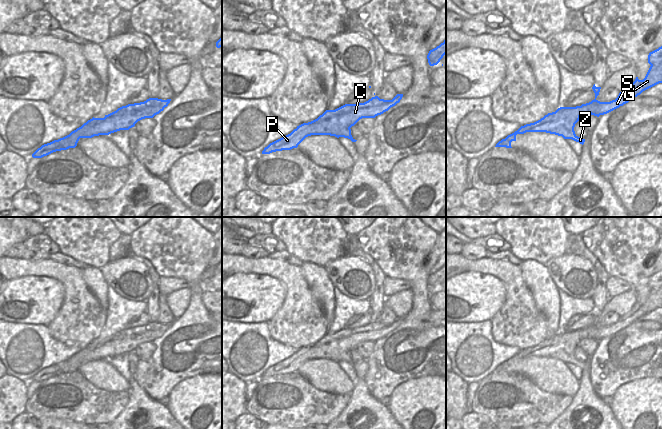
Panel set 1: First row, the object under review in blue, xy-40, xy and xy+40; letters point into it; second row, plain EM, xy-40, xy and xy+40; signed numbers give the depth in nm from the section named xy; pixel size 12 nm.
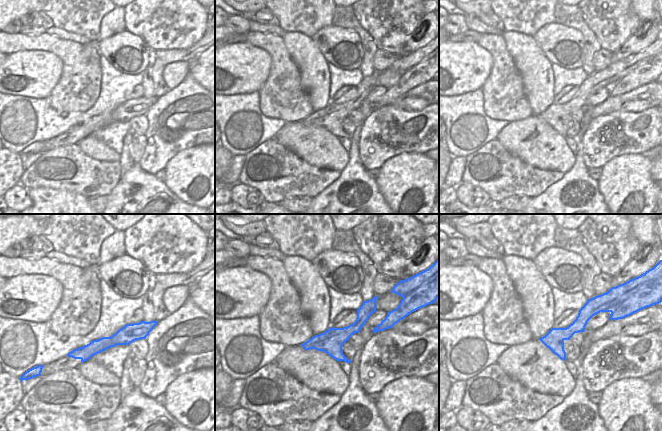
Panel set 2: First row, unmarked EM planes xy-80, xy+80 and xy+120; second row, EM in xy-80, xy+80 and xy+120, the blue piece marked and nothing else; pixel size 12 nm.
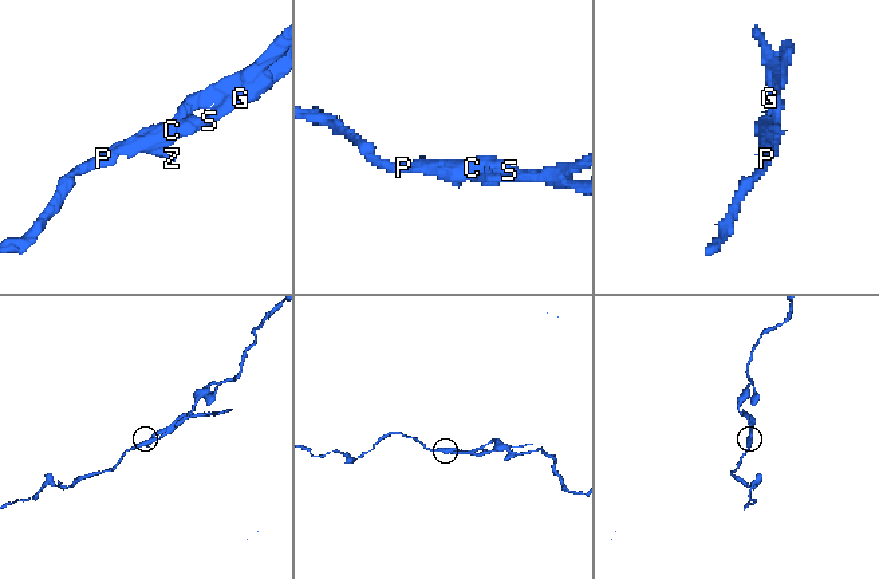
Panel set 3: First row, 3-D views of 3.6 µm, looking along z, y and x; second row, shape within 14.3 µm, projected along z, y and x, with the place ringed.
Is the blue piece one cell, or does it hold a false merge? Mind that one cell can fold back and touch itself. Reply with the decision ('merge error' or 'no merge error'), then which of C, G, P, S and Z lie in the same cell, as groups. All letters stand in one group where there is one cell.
merge error; C G P S / Z

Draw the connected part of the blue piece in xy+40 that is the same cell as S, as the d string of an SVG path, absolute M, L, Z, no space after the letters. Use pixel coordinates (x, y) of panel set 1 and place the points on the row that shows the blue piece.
M662 64L650 66L643 80L639 80L638 77L636 77L632 85L627 90L620 92L615 100L610 102L600 102L594 99L589 103L582 104L579 107L580 116L591 114L599 117L600 115L607 114L628 103L630 100L640 95L643 91L659 83L662 83Z

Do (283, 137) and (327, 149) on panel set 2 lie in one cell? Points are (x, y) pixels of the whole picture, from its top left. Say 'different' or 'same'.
same

